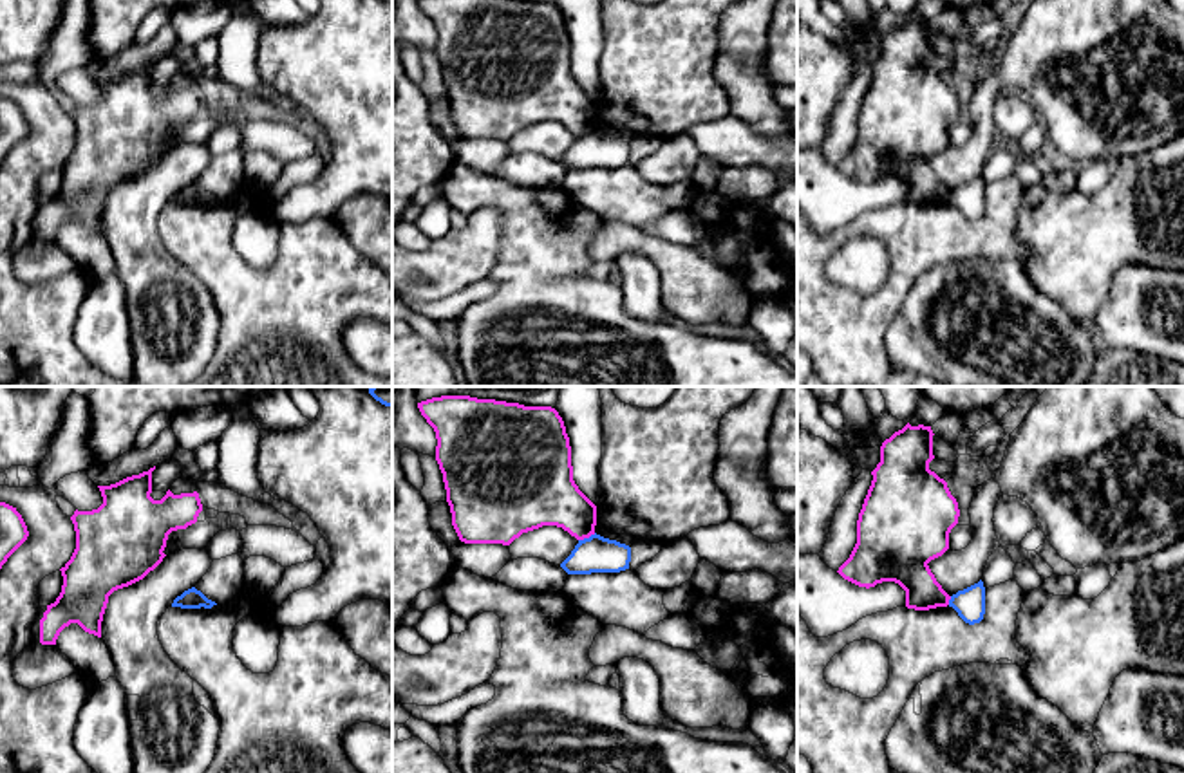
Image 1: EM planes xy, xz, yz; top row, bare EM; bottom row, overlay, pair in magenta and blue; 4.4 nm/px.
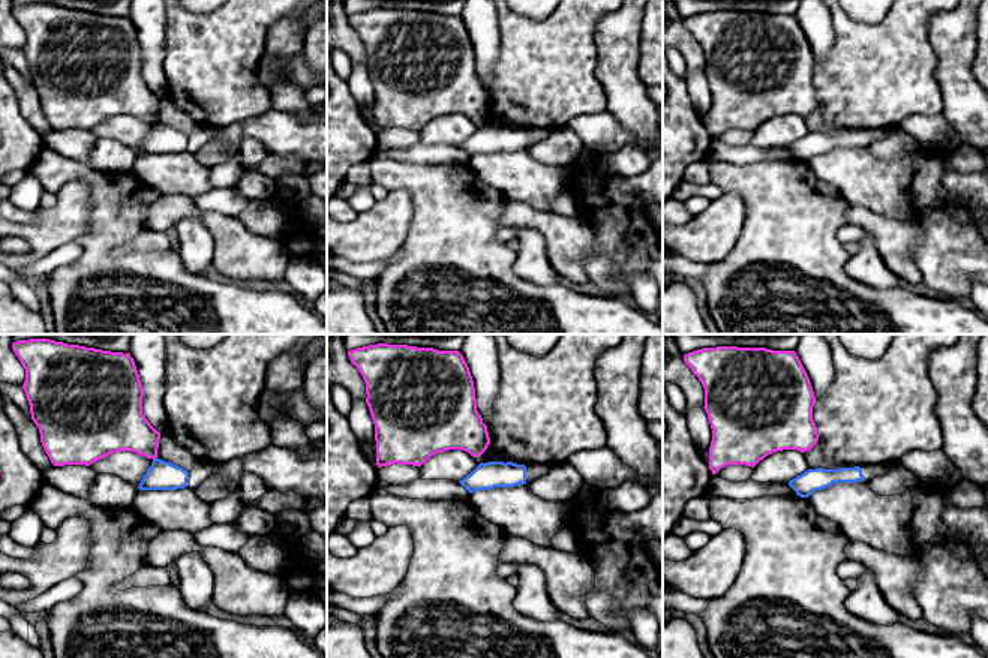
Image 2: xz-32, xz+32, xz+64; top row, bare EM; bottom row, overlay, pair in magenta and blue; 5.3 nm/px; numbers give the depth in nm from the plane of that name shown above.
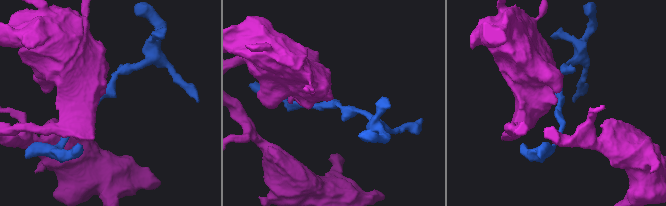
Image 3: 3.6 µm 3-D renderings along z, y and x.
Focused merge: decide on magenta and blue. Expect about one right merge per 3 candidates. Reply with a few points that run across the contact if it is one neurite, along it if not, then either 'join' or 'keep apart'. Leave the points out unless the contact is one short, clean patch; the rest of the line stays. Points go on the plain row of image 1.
line xz (595, 129), (579, 136); keep apart

